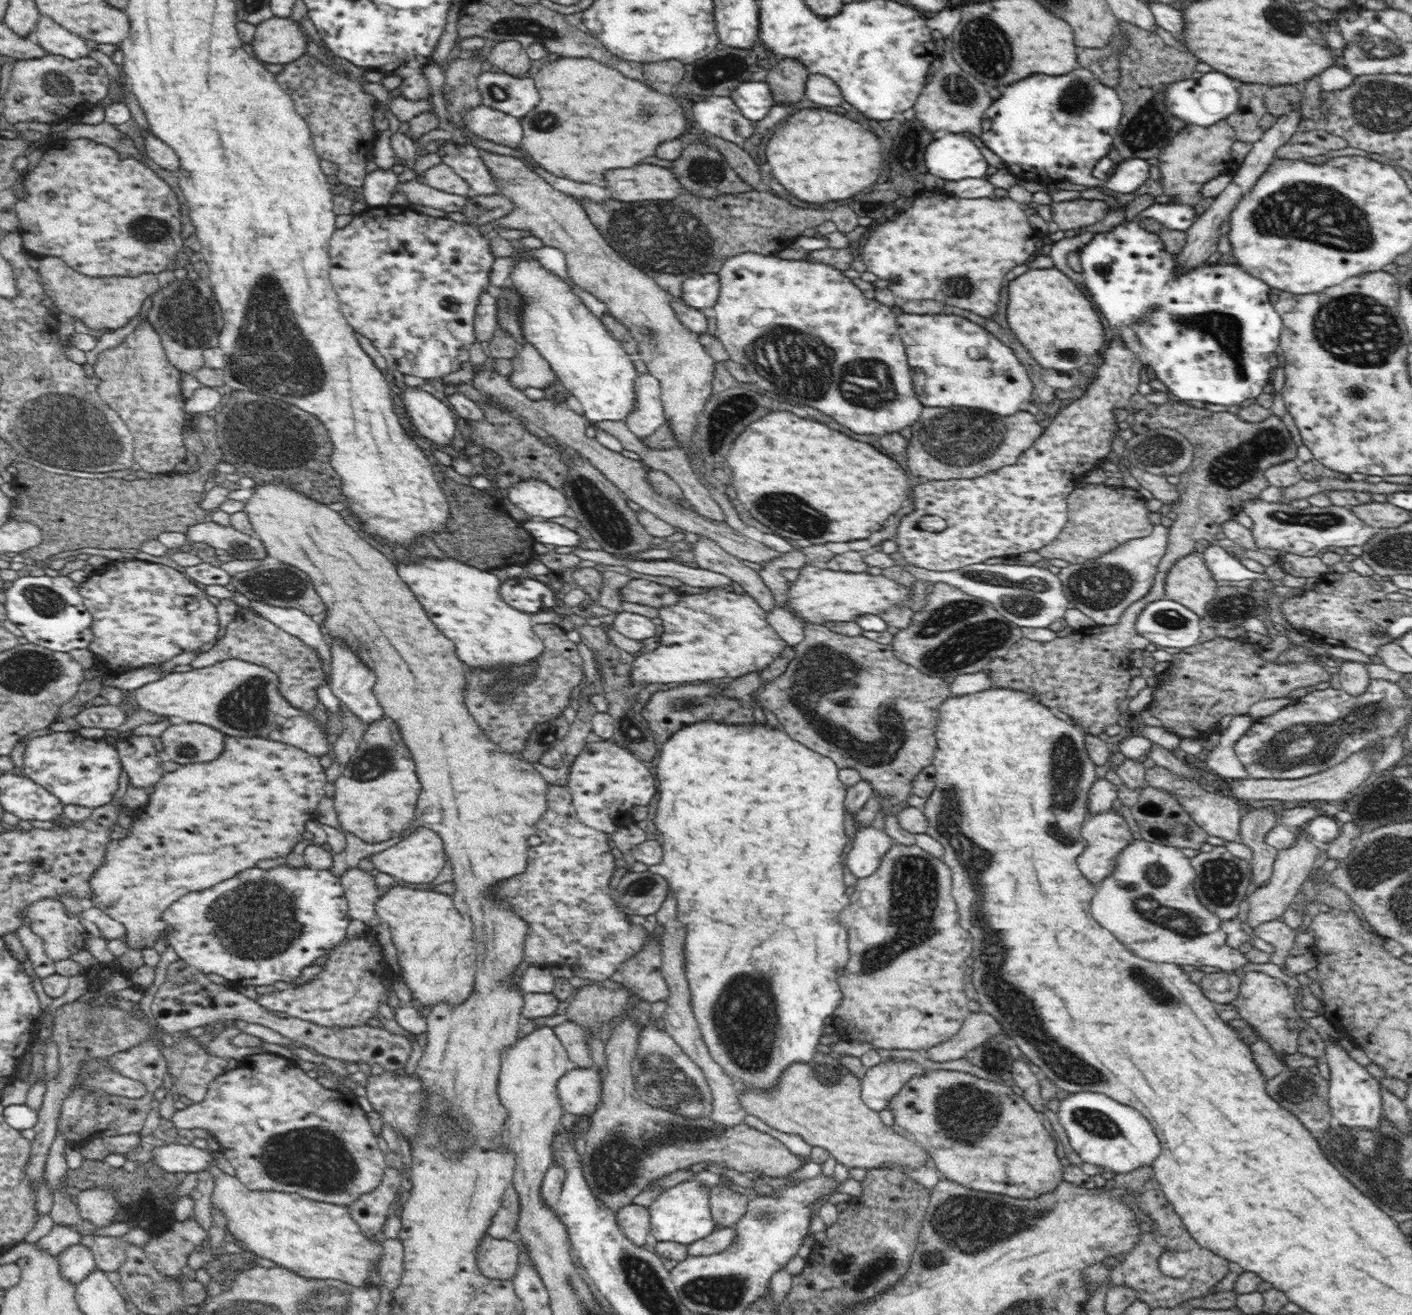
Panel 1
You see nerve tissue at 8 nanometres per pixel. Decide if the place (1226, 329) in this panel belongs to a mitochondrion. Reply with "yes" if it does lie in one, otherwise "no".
yes

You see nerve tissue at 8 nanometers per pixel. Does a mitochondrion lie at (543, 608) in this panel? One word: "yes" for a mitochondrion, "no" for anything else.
no

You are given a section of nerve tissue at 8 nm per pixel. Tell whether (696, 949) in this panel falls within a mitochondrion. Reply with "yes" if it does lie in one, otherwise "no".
no

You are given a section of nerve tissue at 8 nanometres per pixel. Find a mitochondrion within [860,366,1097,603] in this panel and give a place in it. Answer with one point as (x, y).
(957, 439)

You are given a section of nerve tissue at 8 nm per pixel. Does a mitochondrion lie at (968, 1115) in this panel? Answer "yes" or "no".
yes

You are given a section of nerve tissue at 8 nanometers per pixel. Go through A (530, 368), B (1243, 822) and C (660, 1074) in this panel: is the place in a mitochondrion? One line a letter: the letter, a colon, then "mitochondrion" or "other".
A: other
B: other
C: mitochondrion

